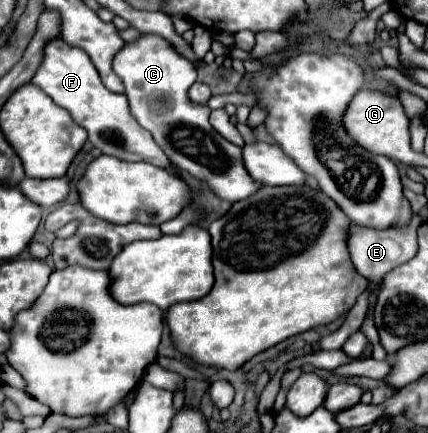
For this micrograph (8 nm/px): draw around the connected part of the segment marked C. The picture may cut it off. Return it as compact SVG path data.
M142 33L136 41L124 43L124 47L114 55L112 69L124 83L124 95L128 97L134 119L152 133L158 147L176 167L186 169L198 181L208 185L220 199L230 203L242 201L258 191L260 185L250 179L244 169L242 149L222 139L222 135L210 127L210 109L206 105L196 105L188 99L188 89L196 81L196 67L166 39Z

